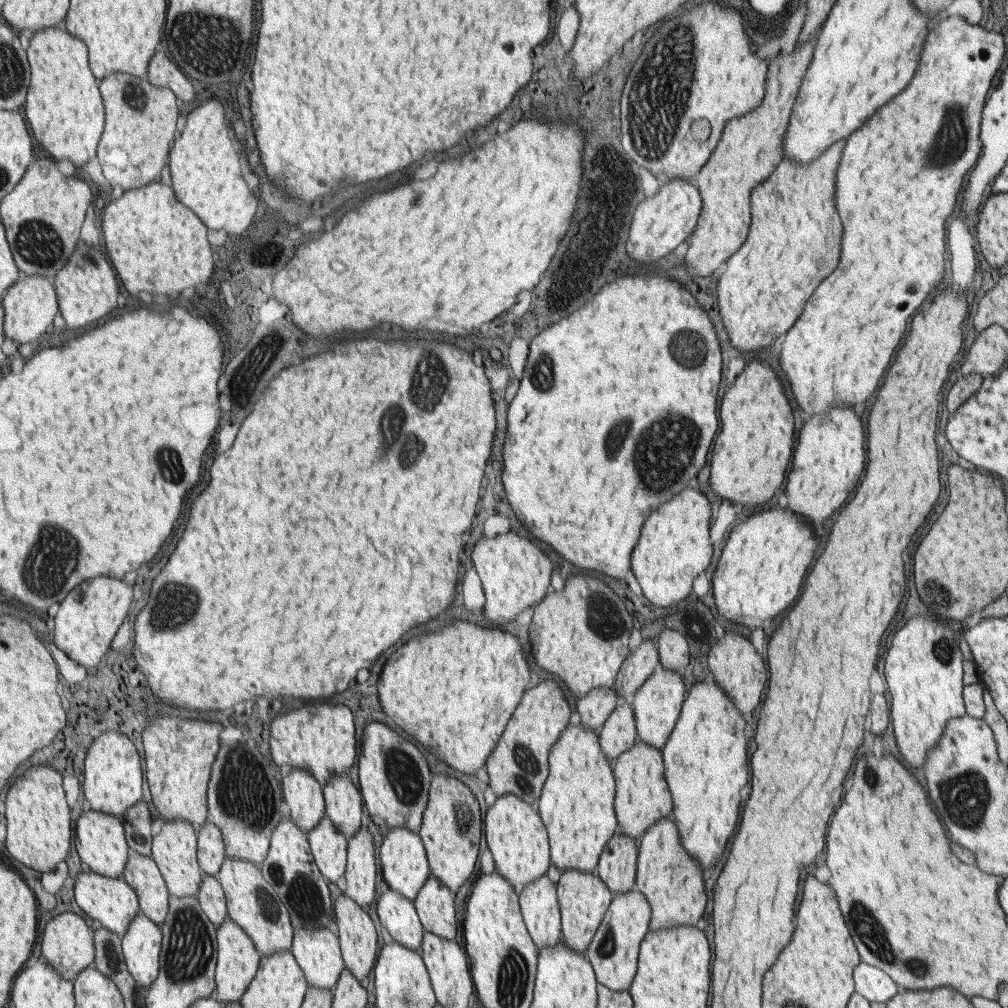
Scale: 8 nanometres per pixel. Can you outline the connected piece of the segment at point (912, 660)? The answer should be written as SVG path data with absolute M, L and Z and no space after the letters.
M916 616L890 638L884 674L890 692L890 716L900 756L912 768L924 766L928 750L942 738L948 720L967 714L962 682L964 656L956 632L934 616Z

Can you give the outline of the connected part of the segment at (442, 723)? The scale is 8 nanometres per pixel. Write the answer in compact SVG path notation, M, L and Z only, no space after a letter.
M458 620L446 624L438 632L414 636L398 648L384 664L378 694L384 712L426 746L433 756L438 754L442 762L460 772L476 774L478 768L487 765L488 757L523 700L530 680L530 662L514 634L503 628L485 628L474 622Z

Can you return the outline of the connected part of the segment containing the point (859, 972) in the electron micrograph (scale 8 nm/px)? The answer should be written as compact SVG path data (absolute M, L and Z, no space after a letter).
M861 960L854 968L853 978L855 980L855 991L859 992L870 1003L887 1004L901 991L901 987L886 972Z

